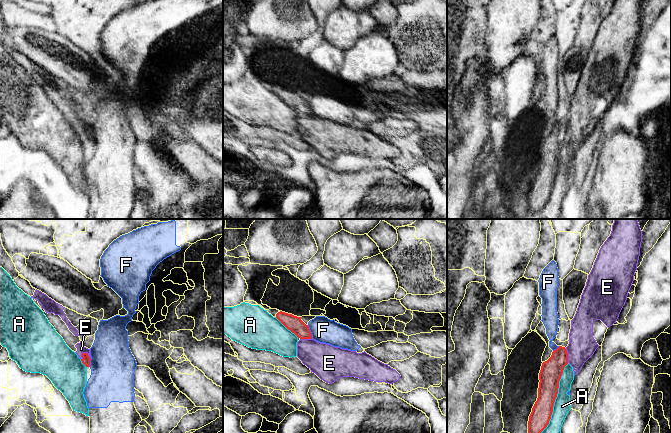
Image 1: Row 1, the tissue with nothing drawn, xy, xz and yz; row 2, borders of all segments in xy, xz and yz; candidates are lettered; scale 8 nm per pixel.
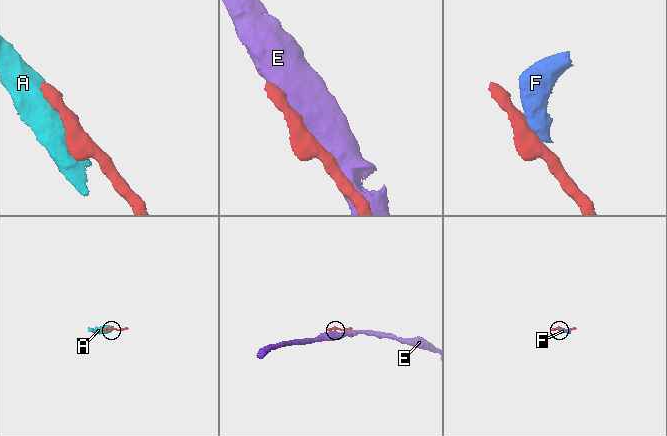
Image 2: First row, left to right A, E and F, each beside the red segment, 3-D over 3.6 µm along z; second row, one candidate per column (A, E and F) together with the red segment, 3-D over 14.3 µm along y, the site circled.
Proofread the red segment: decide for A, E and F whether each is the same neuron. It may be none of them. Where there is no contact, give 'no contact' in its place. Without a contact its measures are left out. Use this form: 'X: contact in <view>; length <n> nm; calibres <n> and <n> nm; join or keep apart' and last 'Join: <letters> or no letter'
A: contact in yz; length 700 nm; calibres 180 and 140 nm; keep apart
E: contact in xy; length 90 nm; calibres 70 and 70 nm; keep apart
F: contact in xz; length 120 nm; calibres 130 and 200 nm; keep apart
Join: no letter

